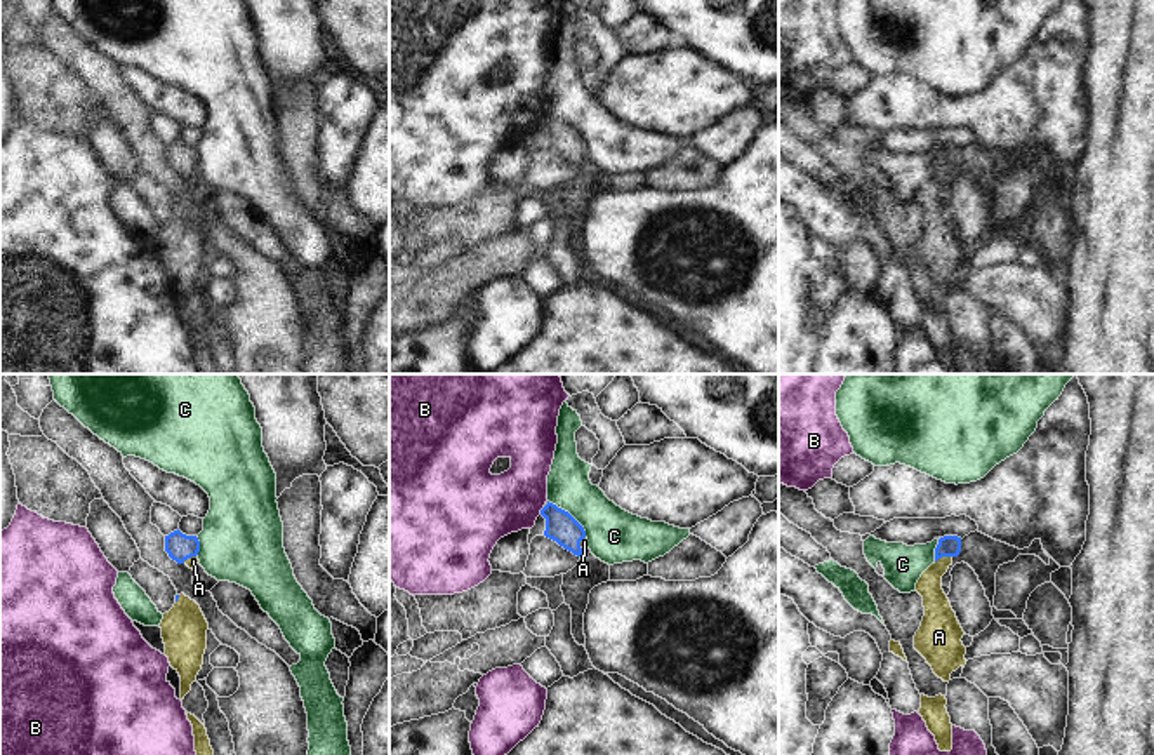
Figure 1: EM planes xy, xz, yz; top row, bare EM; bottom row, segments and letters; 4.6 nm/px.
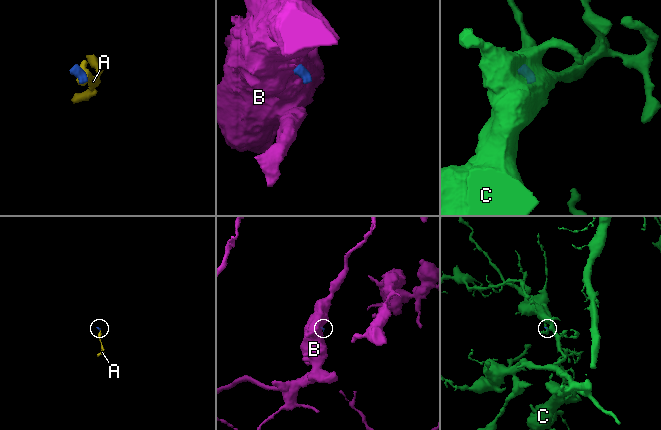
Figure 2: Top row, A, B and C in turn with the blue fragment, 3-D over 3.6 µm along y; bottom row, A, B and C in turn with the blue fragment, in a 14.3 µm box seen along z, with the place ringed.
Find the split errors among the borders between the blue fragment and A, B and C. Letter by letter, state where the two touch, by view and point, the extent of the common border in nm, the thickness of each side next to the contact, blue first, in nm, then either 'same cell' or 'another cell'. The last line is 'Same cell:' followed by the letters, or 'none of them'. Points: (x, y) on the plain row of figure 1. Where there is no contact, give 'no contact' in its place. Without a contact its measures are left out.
A: contact yz (942, 166); length 90 nm; calibres 100 and 130 nm; same cell
B: contact xz (541, 120); length 50 nm; calibres 140 and 300 nm; another cell
C: contact xz (570, 126); length 260 nm; calibres 140 and 260 nm; another cell
Same cell: A

